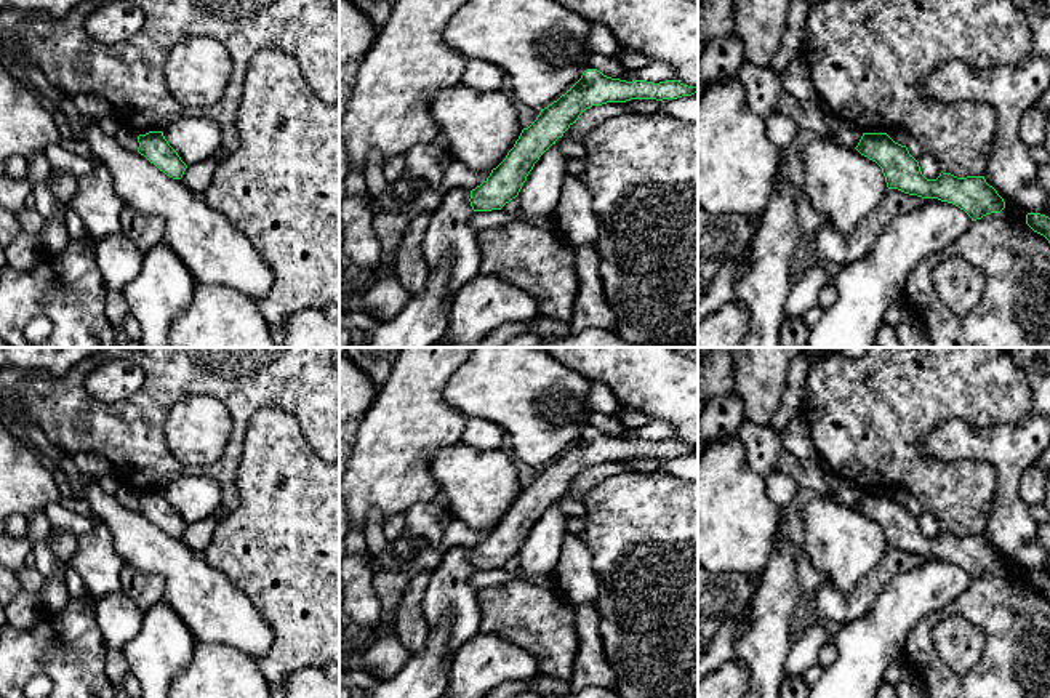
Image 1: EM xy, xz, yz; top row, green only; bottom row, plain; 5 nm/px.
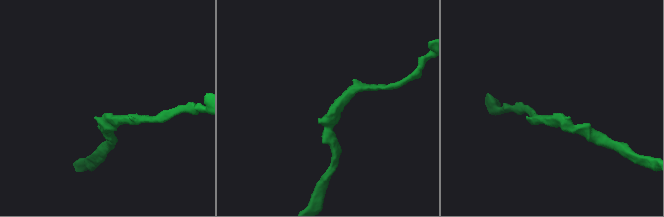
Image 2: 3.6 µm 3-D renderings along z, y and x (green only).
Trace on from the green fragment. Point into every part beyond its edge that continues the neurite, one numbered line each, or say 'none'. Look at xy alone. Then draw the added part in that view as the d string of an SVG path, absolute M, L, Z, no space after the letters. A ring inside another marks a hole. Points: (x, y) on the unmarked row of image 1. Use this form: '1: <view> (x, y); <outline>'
none

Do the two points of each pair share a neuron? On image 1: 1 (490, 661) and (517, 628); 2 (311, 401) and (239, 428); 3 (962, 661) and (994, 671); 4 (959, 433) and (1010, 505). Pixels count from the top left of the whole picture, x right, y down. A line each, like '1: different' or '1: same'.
1: different
2: same
3: different
4: same

